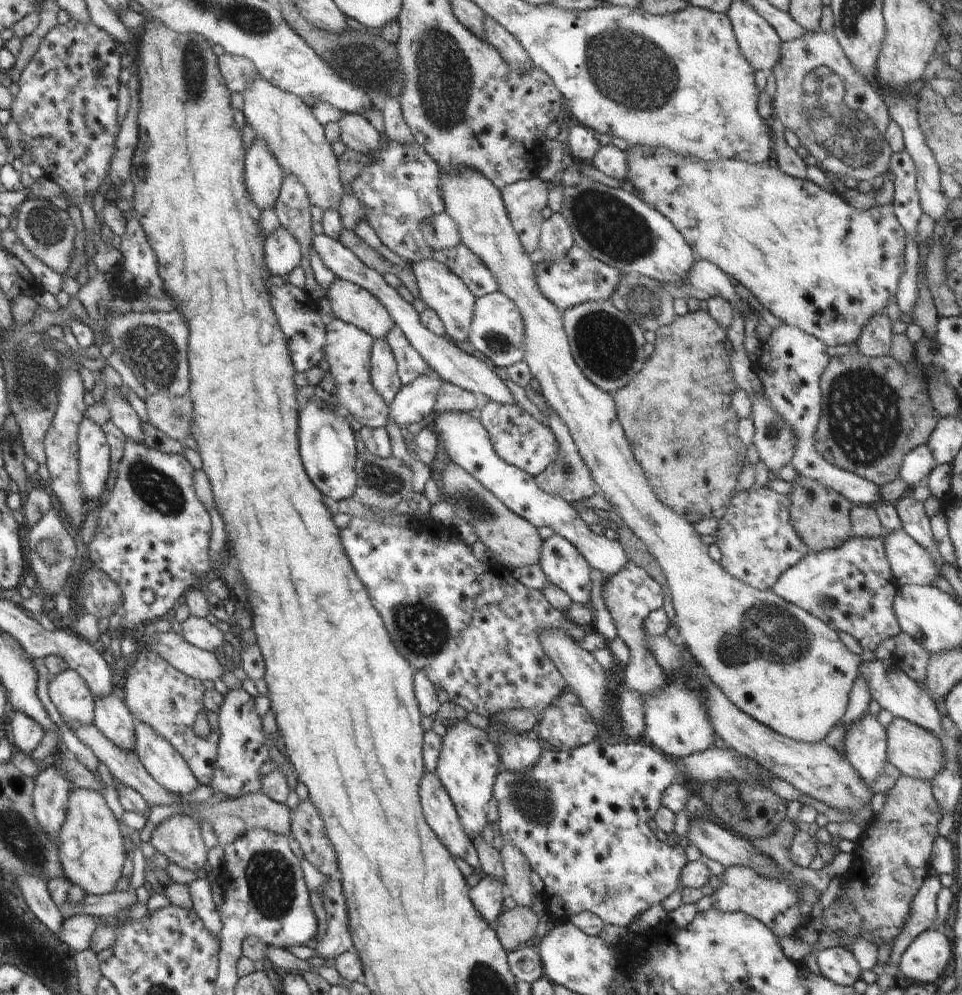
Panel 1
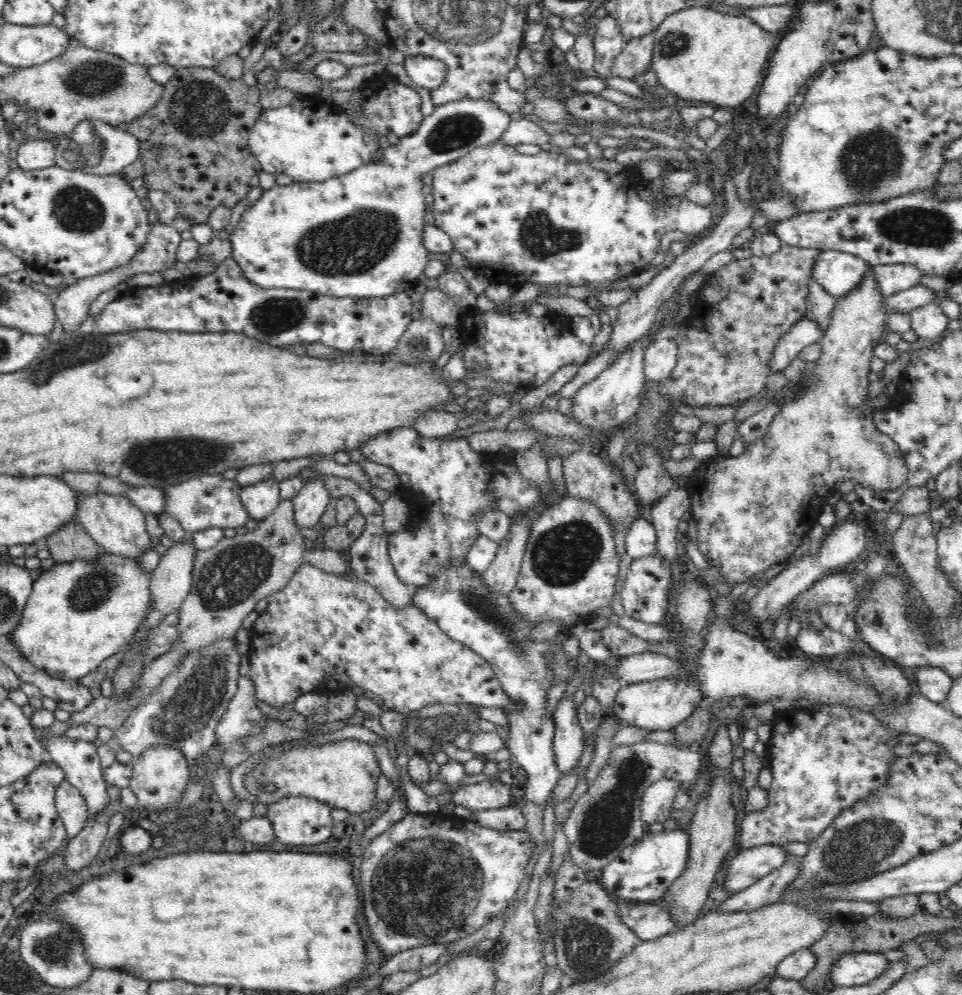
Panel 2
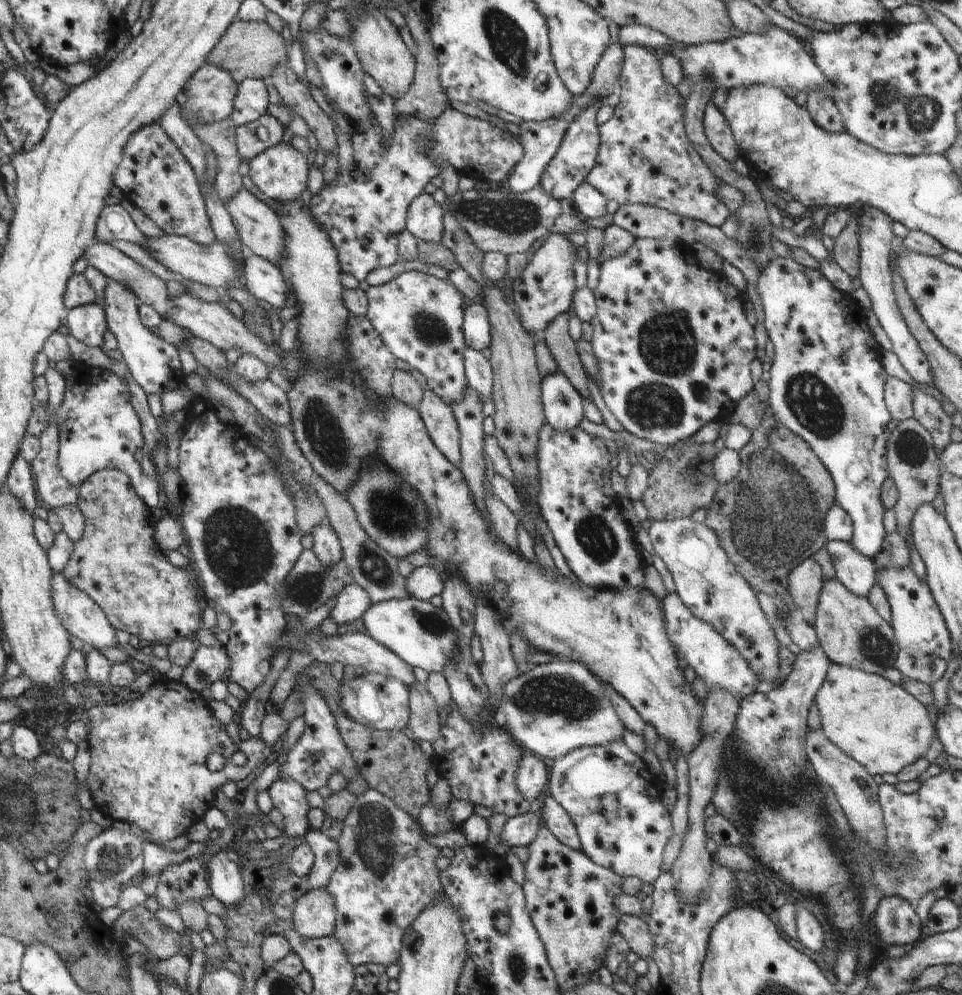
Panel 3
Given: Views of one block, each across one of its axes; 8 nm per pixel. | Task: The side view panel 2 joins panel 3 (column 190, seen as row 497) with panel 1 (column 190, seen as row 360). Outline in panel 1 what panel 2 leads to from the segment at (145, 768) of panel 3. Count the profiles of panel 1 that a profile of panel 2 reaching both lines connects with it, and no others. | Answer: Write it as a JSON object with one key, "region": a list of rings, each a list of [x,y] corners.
{"region":[[[172,815],[151,832],[150,844],[169,862],[180,868],[201,873],[208,868],[208,841],[202,839],[200,825],[188,815]]]}

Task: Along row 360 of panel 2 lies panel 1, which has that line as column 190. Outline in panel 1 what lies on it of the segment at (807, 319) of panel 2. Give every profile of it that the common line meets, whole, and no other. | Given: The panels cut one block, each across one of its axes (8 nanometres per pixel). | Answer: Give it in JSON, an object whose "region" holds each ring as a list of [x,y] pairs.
{"region":[[[134,721],[135,753],[150,776],[166,790],[183,797],[199,784],[186,761],[148,723]]]}

